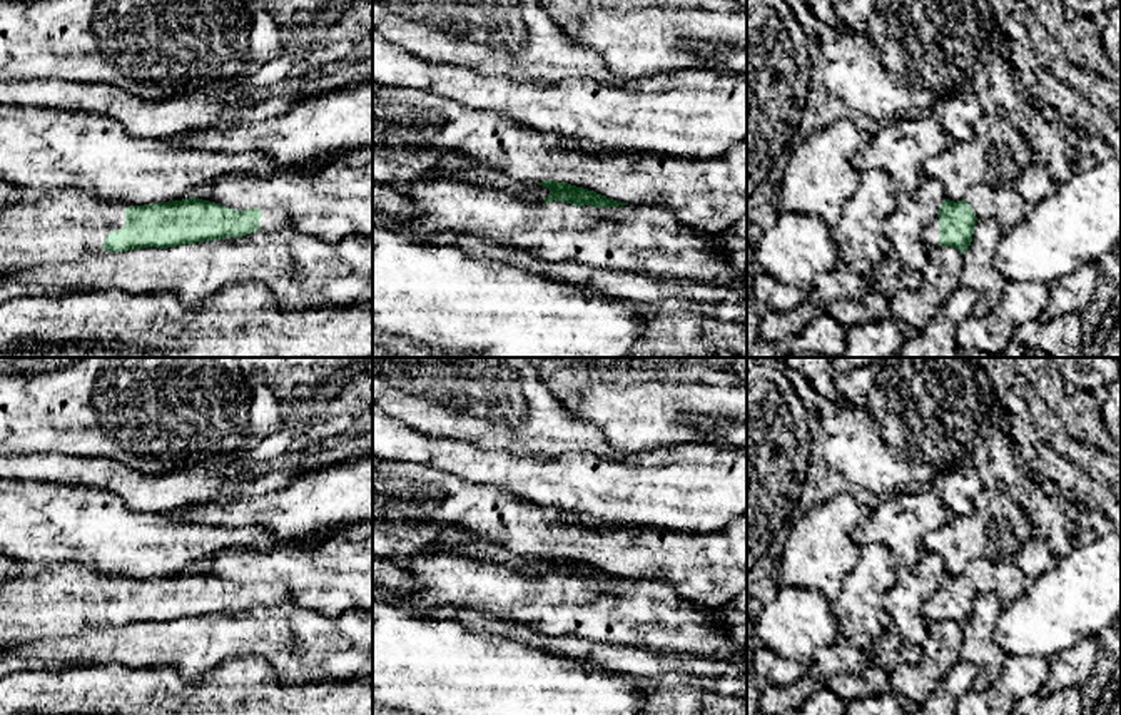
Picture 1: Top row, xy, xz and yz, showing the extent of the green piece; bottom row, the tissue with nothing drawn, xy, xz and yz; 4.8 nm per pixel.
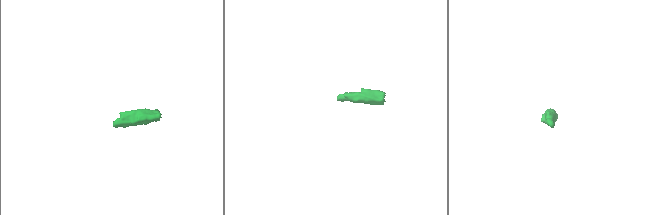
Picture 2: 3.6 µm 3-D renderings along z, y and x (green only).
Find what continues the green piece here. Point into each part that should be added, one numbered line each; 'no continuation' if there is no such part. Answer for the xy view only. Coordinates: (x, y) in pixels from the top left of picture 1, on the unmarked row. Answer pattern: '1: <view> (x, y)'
1: xy (273, 593)

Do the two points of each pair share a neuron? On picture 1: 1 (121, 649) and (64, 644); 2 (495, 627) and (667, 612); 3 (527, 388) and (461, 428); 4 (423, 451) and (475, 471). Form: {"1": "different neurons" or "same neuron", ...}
{"1": "same neuron", "2": "different neurons", "3": "same neuron", "4": "same neuron"}

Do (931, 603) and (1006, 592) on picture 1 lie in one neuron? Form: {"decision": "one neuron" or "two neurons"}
{"decision": "one neuron"}

